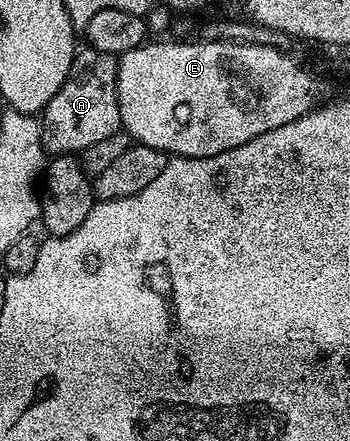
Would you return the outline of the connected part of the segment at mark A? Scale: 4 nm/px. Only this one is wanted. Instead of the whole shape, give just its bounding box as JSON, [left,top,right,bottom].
[40,45,122,155]

